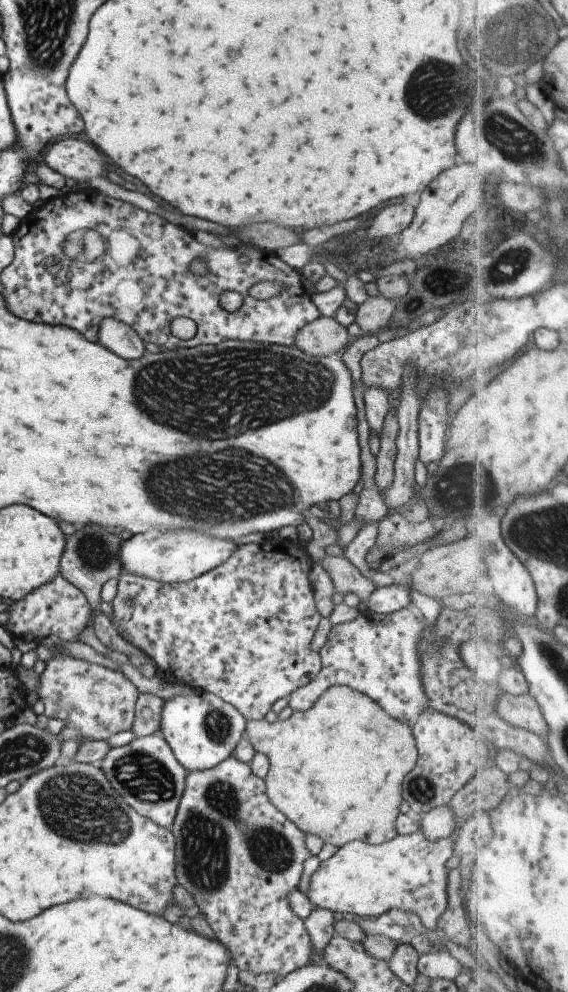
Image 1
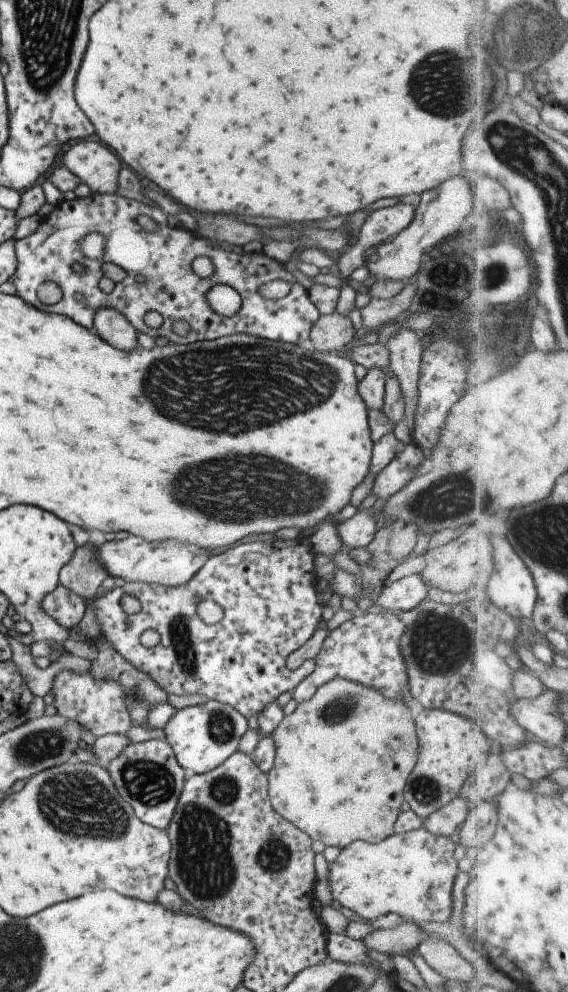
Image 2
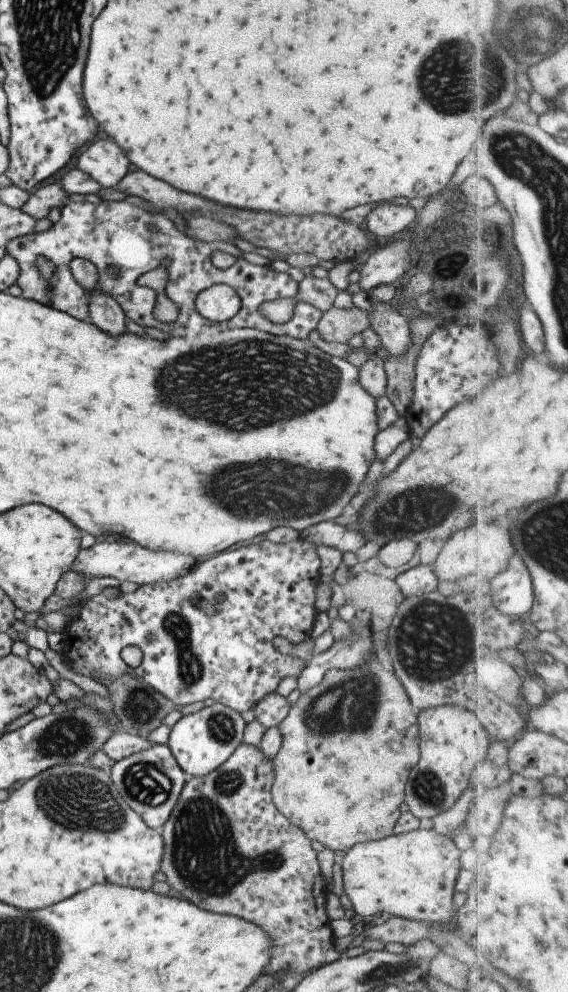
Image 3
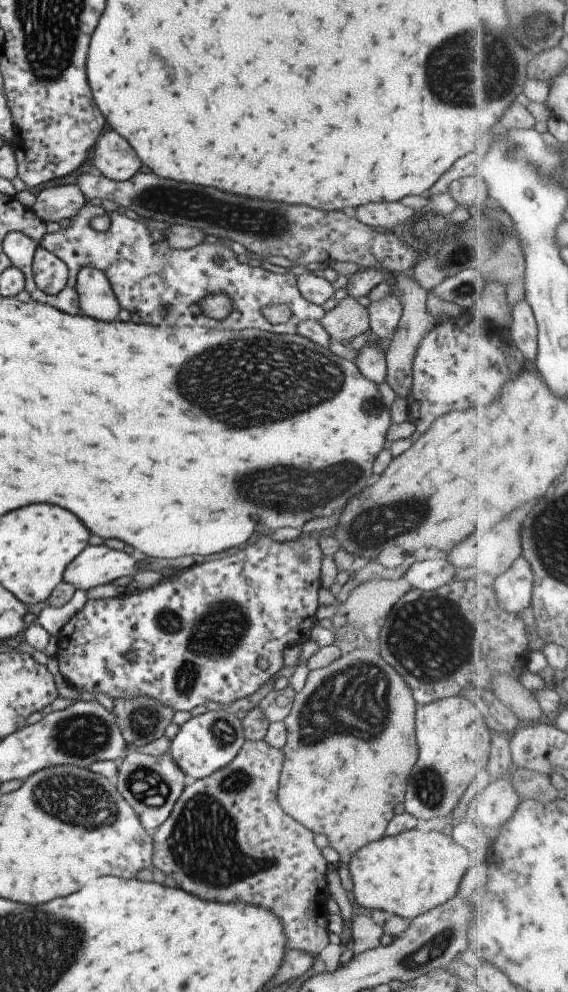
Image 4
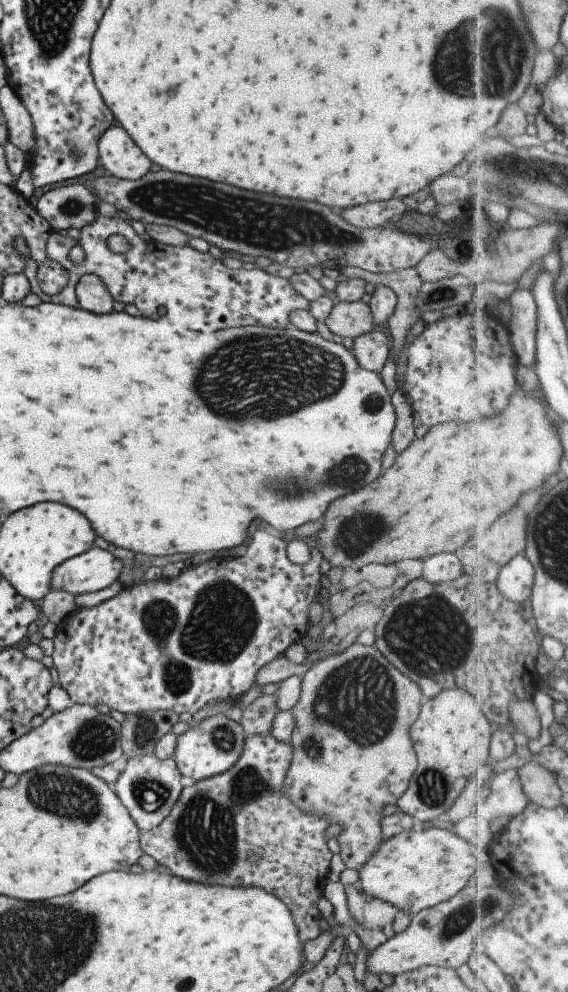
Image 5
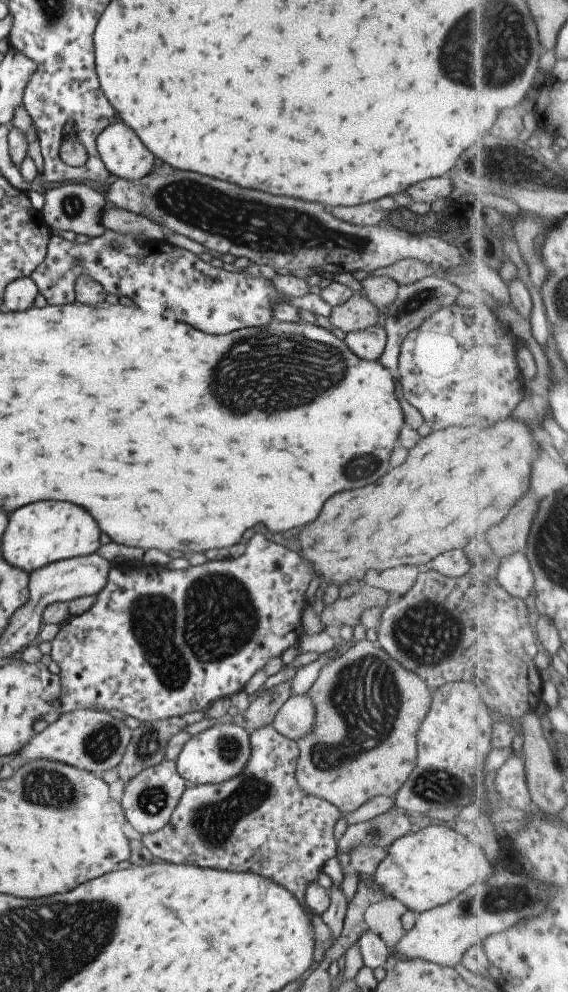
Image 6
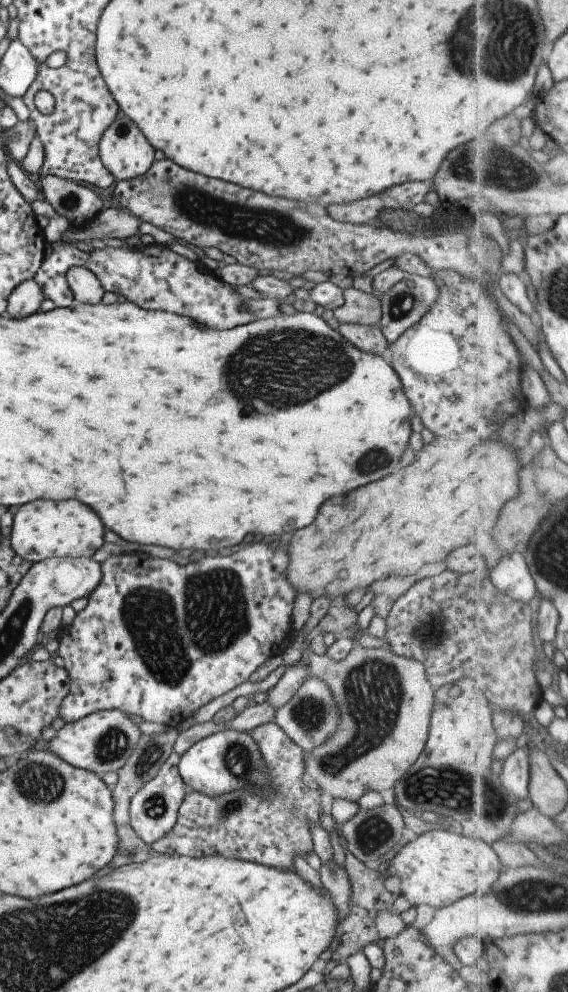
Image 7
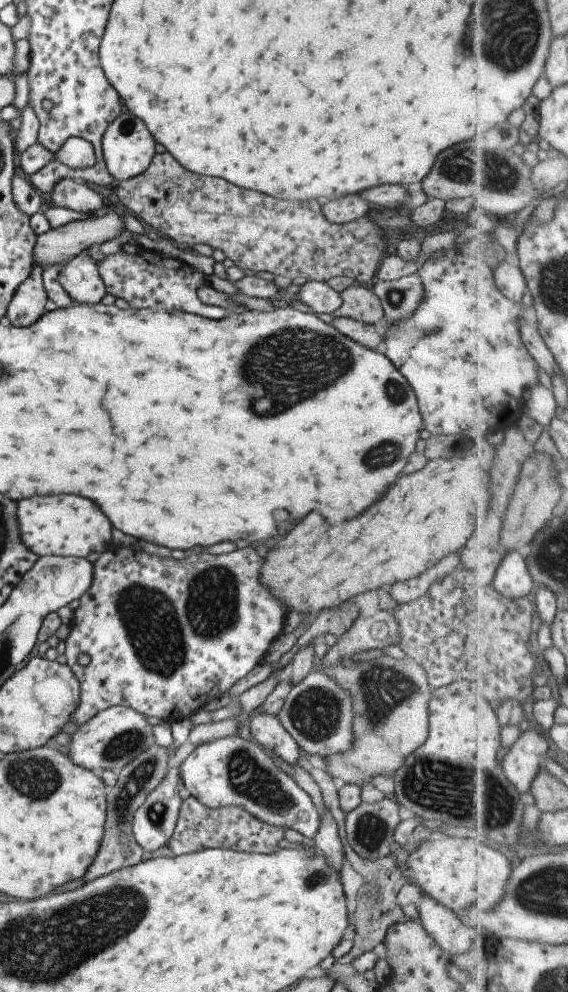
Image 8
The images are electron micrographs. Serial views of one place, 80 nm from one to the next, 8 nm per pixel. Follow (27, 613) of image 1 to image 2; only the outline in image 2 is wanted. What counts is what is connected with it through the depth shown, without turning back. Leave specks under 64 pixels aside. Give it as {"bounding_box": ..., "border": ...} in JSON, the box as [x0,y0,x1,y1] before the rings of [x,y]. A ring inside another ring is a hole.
{"bounding_box":[41,584,85,630],"border":[[[59,584],[45,595],[41,608],[60,627],[67,630],[77,626],[85,612],[85,604],[81,598]]]}

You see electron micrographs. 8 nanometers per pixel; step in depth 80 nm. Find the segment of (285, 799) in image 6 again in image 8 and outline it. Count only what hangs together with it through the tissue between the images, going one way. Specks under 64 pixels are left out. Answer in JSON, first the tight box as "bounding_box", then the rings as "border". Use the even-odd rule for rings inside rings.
{"bounding_box":[166,711,298,855],"border":[[[257,711],[248,725],[252,737],[263,750],[271,750],[287,764],[296,764],[298,746],[283,728],[276,714]],[[189,796],[180,804],[178,820],[166,846],[174,855],[184,855],[211,847],[266,855],[277,850],[277,842],[282,839],[283,830],[283,828],[261,822],[235,807],[205,808]]]}

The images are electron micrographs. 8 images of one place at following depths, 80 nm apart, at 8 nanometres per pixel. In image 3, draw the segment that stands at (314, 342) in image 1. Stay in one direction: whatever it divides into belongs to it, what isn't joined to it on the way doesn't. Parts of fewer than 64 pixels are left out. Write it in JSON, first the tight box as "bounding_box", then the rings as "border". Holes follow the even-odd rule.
{"bounding_box":[317,307,368,343],"border":[[[331,307],[320,316],[317,330],[324,341],[345,343],[368,326],[368,311],[357,307]]]}

